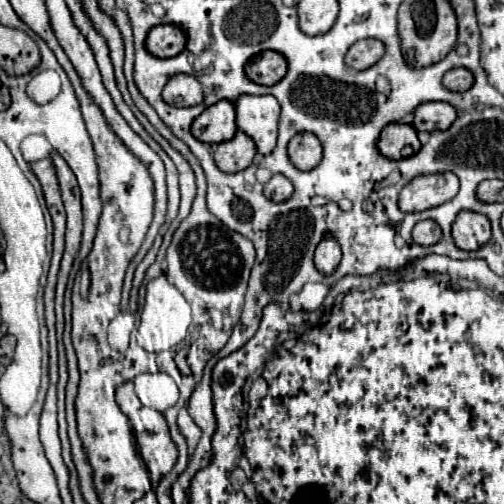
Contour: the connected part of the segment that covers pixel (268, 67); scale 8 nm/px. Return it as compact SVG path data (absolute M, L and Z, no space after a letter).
M261 51L245 67L247 77L259 85L275 85L283 79L285 71L287 59L277 51Z

